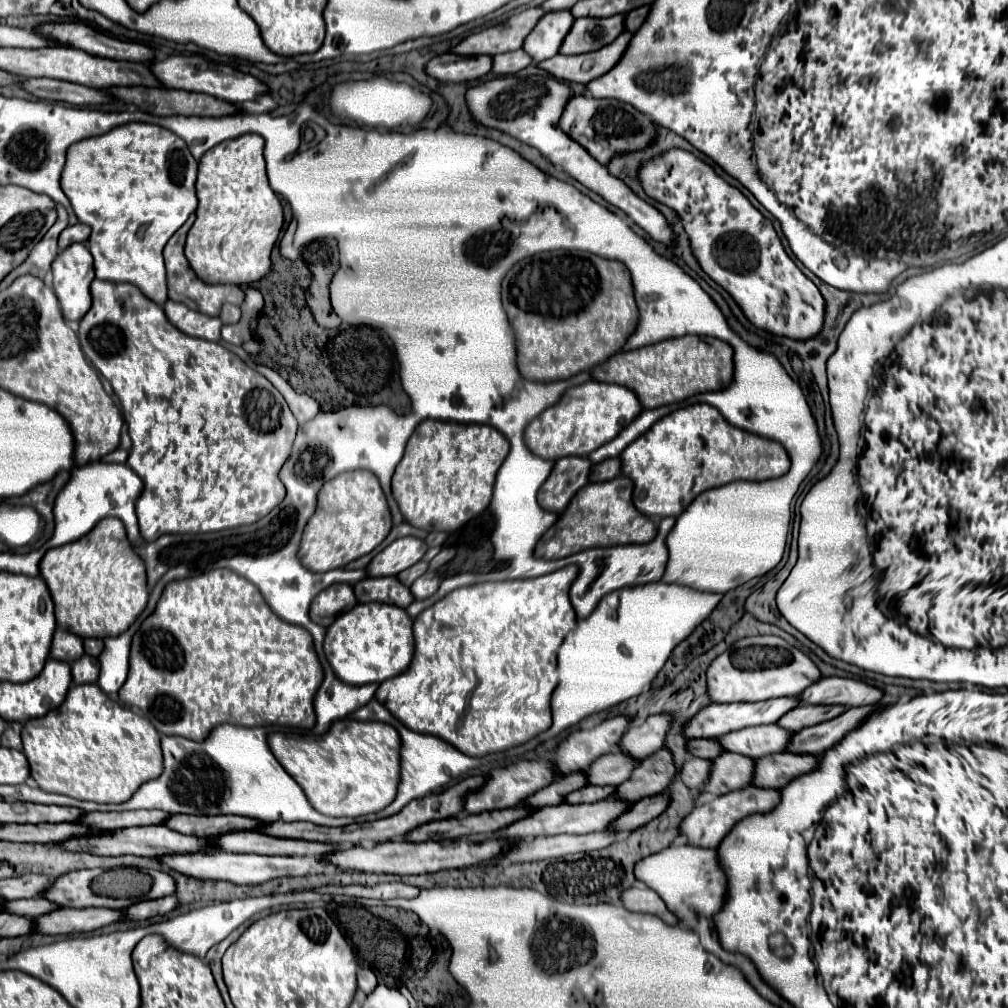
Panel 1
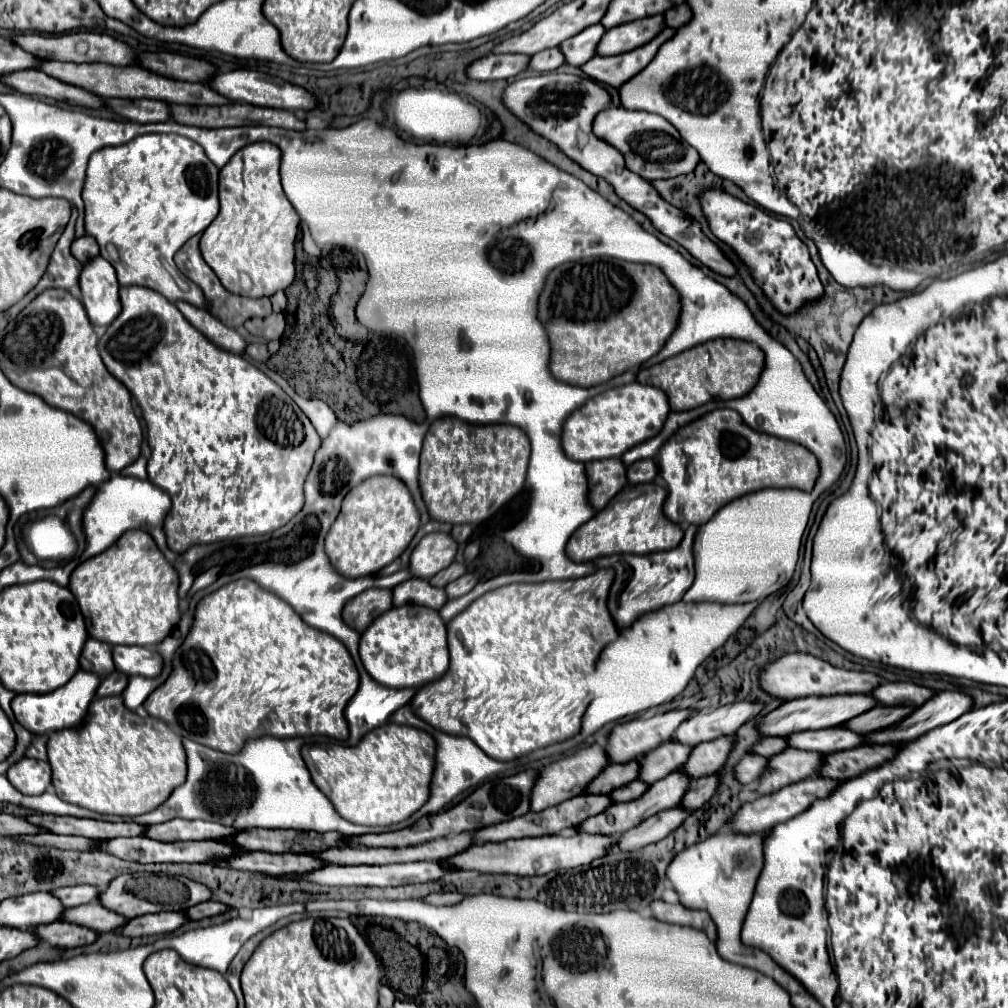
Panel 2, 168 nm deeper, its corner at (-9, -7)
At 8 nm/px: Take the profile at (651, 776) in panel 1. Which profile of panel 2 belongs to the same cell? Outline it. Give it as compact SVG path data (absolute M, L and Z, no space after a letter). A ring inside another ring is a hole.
M728 736L710 740L710 742L702 742L692 748L688 760L676 770L684 770L684 774L688 774L688 778L692 778L692 780L710 776L718 768L724 766L726 756L730 752L730 744L732 744L732 740Z

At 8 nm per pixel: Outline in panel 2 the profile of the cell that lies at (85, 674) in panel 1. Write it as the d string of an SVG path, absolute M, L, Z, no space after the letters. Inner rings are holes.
M114 670L112 674L104 676L98 690L96 690L96 698L104 698L104 696L118 696L124 688L126 688L128 676L120 674L118 670Z

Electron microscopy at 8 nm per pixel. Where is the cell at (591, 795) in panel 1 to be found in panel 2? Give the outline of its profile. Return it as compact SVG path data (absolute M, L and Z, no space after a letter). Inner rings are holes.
M628 782L628 786L620 786L616 790L612 790L612 794L608 794L612 798L612 802L630 802L636 800L640 794L646 792L646 784L644 782Z

